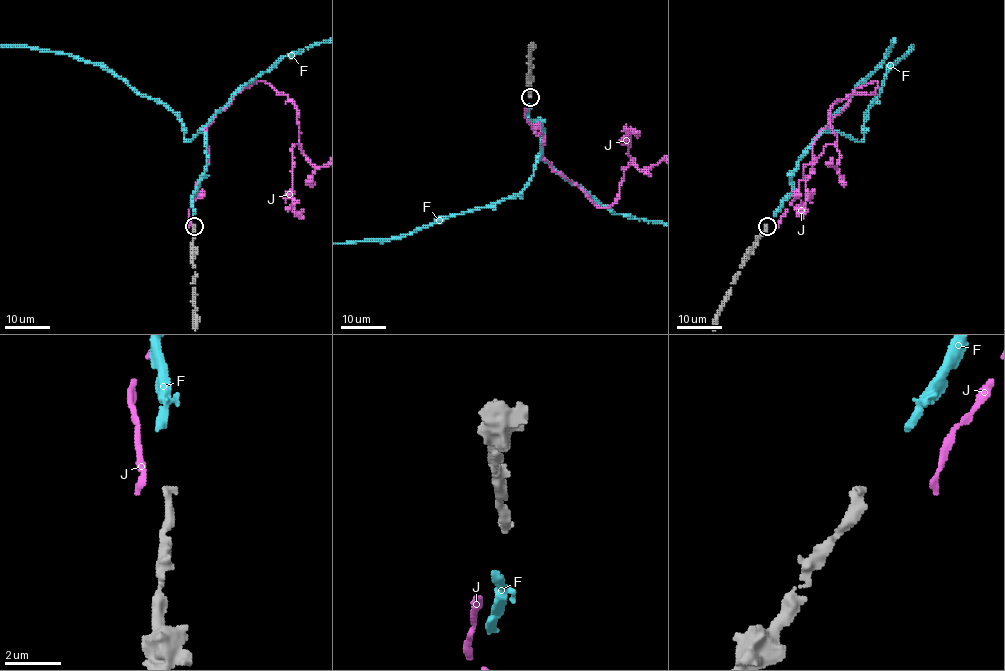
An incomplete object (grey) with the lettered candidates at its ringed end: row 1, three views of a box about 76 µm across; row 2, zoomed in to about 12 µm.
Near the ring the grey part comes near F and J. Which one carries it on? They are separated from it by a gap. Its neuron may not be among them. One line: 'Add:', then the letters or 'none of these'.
Add: F

